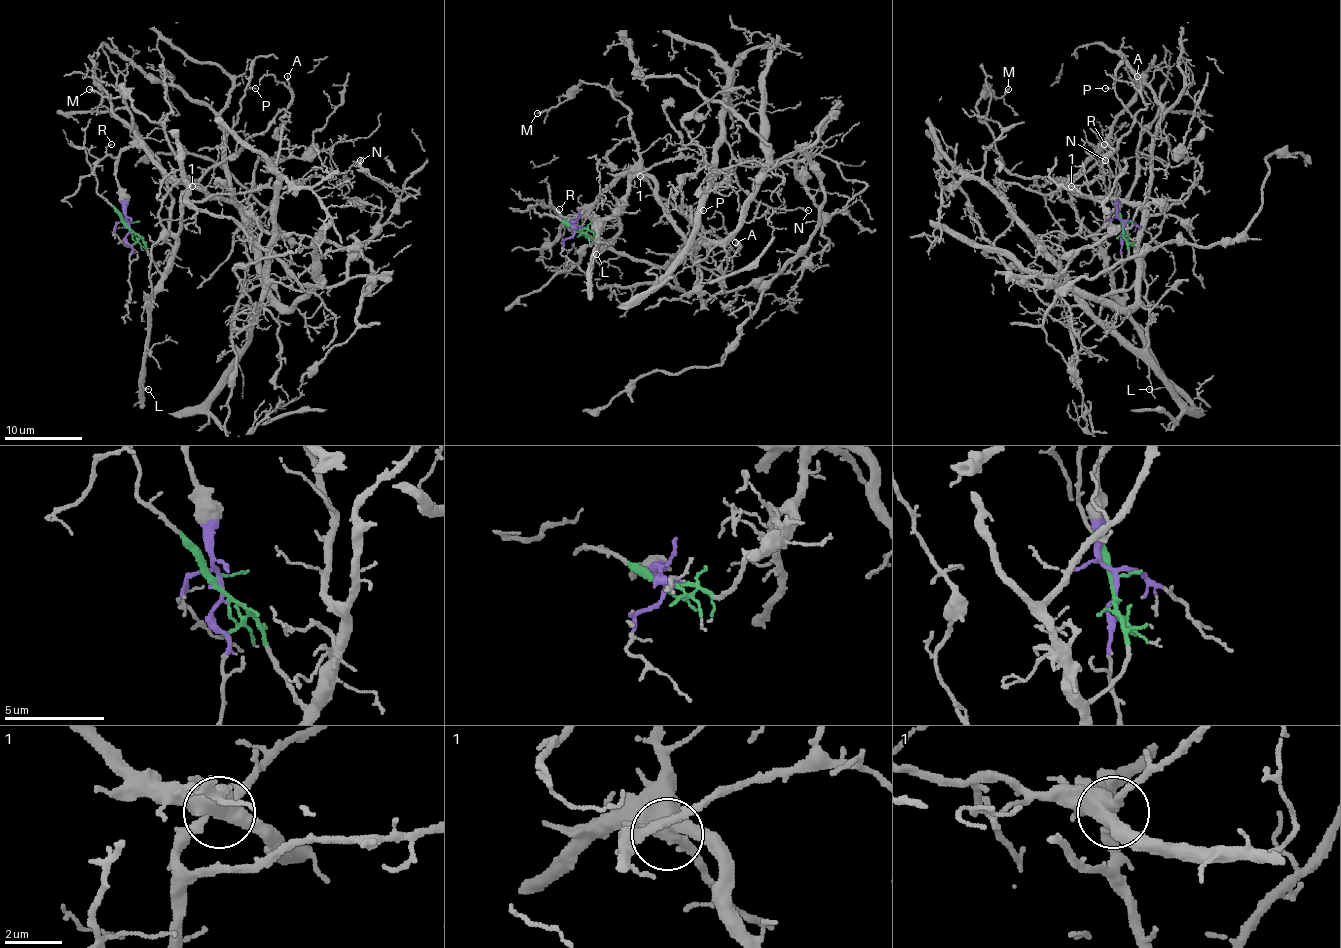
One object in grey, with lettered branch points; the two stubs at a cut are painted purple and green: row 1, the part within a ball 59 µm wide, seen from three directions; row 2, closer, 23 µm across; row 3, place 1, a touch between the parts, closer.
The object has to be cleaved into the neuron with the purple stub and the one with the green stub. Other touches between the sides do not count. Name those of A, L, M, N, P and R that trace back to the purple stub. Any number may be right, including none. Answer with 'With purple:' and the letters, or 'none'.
With purple: M, P, R

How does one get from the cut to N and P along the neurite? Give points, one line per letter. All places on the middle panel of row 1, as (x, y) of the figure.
N: (577, 228), (597, 232), (624, 203), (630, 182), (676, 158), (731, 170), (770, 207), (809, 211)
P: (577, 228), (564, 224), (634, 174), (655, 184), (663, 215), (686, 246), (674, 256), (704, 211)

